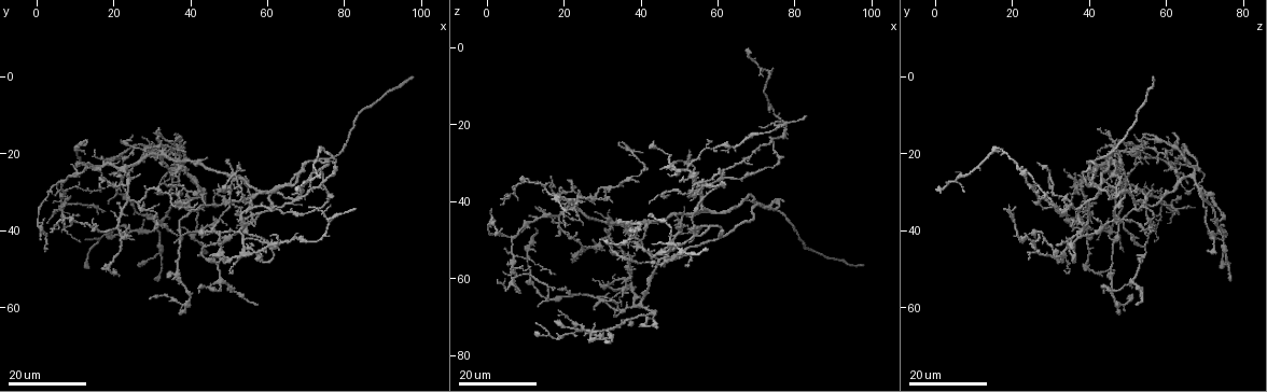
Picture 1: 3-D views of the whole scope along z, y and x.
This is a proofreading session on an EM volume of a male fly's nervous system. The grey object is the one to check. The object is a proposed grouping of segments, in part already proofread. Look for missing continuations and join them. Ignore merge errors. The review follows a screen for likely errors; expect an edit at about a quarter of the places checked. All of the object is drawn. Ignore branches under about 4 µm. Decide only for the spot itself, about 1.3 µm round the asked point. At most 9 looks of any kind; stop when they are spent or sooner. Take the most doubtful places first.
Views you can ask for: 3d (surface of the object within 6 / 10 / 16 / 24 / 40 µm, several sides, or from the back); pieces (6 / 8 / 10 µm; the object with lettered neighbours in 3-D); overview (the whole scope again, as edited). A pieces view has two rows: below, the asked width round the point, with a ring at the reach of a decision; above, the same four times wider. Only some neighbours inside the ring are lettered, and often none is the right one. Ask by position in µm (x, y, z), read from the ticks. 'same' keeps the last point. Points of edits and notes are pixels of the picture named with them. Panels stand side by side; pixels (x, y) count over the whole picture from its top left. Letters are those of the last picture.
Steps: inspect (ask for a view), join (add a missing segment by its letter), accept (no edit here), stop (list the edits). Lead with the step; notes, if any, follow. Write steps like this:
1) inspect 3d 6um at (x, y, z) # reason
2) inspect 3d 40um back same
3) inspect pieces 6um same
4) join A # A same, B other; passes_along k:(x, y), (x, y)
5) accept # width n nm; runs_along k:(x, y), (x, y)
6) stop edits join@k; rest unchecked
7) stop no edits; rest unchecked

inspect 3d 24um at (60.5, 43.5, 31.0) # free end

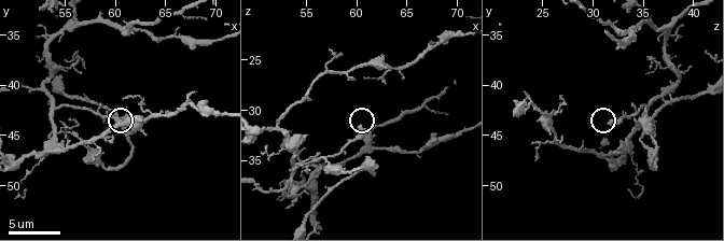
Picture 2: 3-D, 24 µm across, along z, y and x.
inspect pieces 6um at (60.6, 43.6, 31.8)

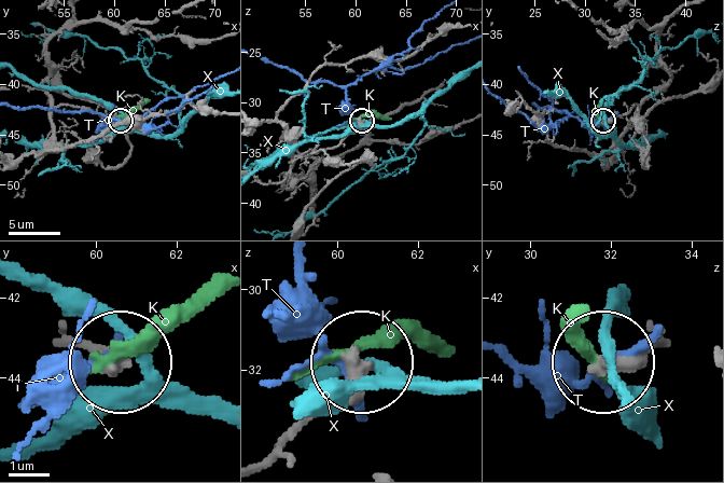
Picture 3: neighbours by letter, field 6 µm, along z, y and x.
accept # K other, T other, X other; no lettered segment goes on from it

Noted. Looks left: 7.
inspect 3d 24um at (98.0, 0.5, 56.0) # branch stops here

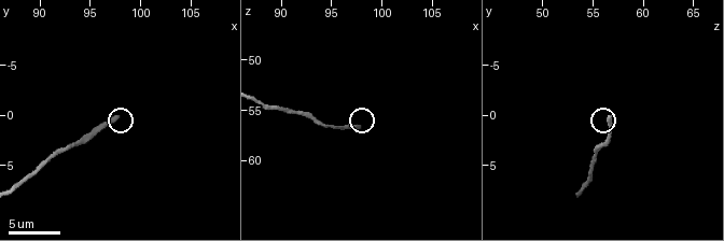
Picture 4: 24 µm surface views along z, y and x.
inspect 3d 6um at (97.6, 0.0, 56.6)

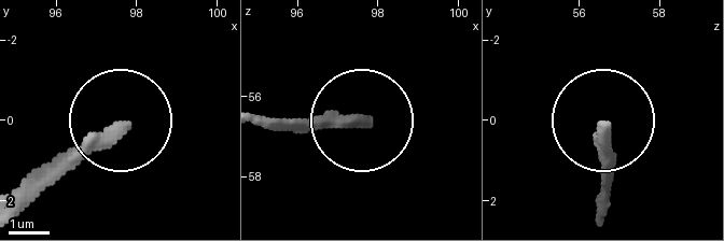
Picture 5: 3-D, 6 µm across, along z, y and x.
inspect pieces 10um at (97.75, 0.15, 56.60)

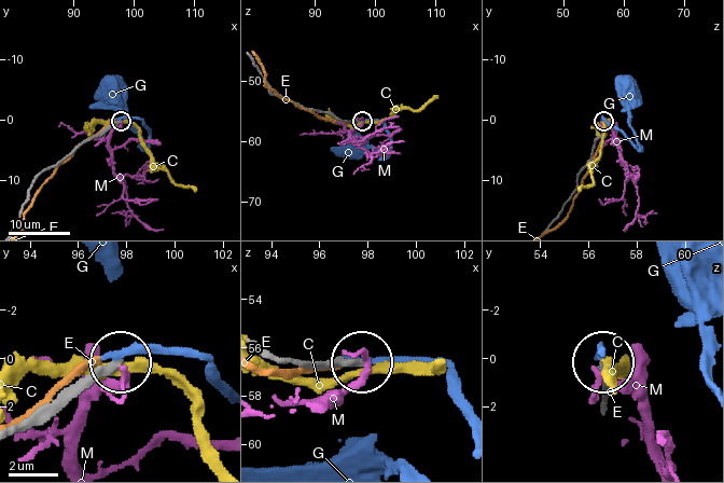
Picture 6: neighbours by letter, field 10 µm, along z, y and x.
join G # C other, E other, G same, M other; the cell continues

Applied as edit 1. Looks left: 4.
inspect overview

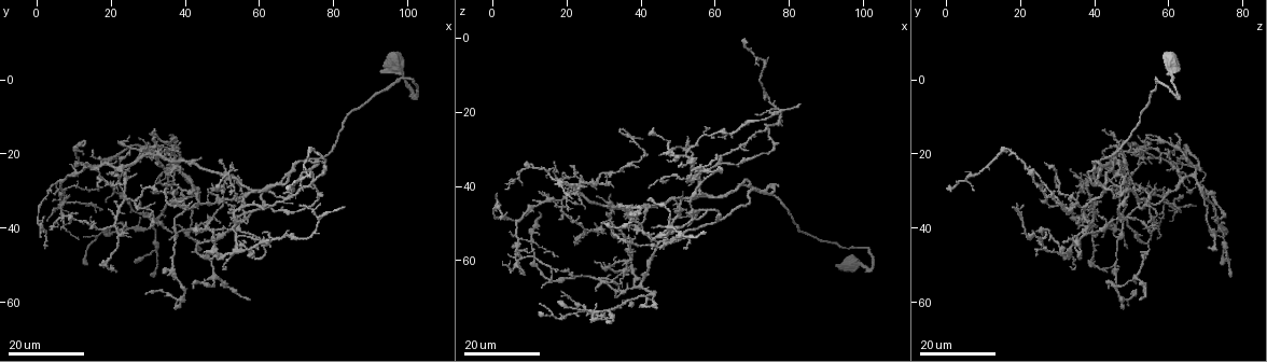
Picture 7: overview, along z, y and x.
inspect 3d 16um at (83.0, 34.0, 18.0) # tapers out

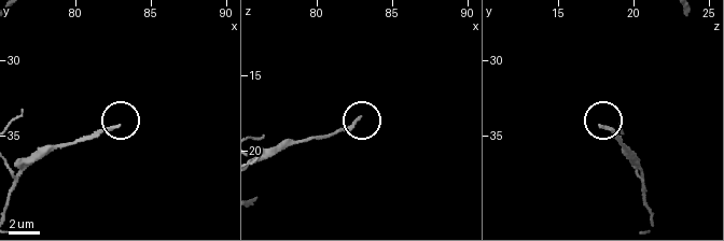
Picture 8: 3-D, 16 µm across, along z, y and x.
inspect 3d 10um at (83.0, 34.4, 17.8)

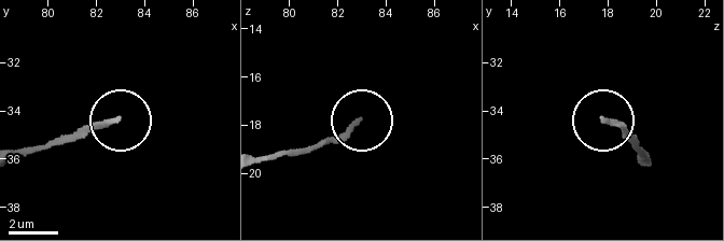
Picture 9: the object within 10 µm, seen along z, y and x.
inspect pieces 8um at (82.9, 34.3, 17.9)

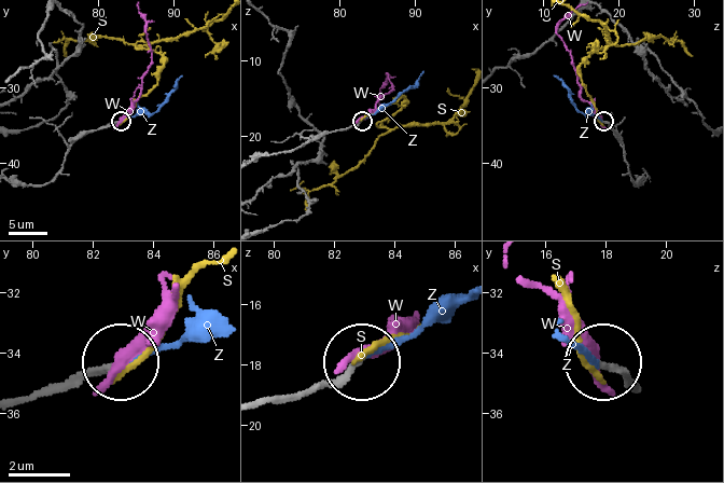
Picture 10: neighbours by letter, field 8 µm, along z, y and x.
join Z # S other, W other, Z same; passes_along 10:(612, 128), (599, 118), (581, 112), (555, 77); it goes on there

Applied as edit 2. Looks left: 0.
stop edits join@6, join@10; rest unchecked

